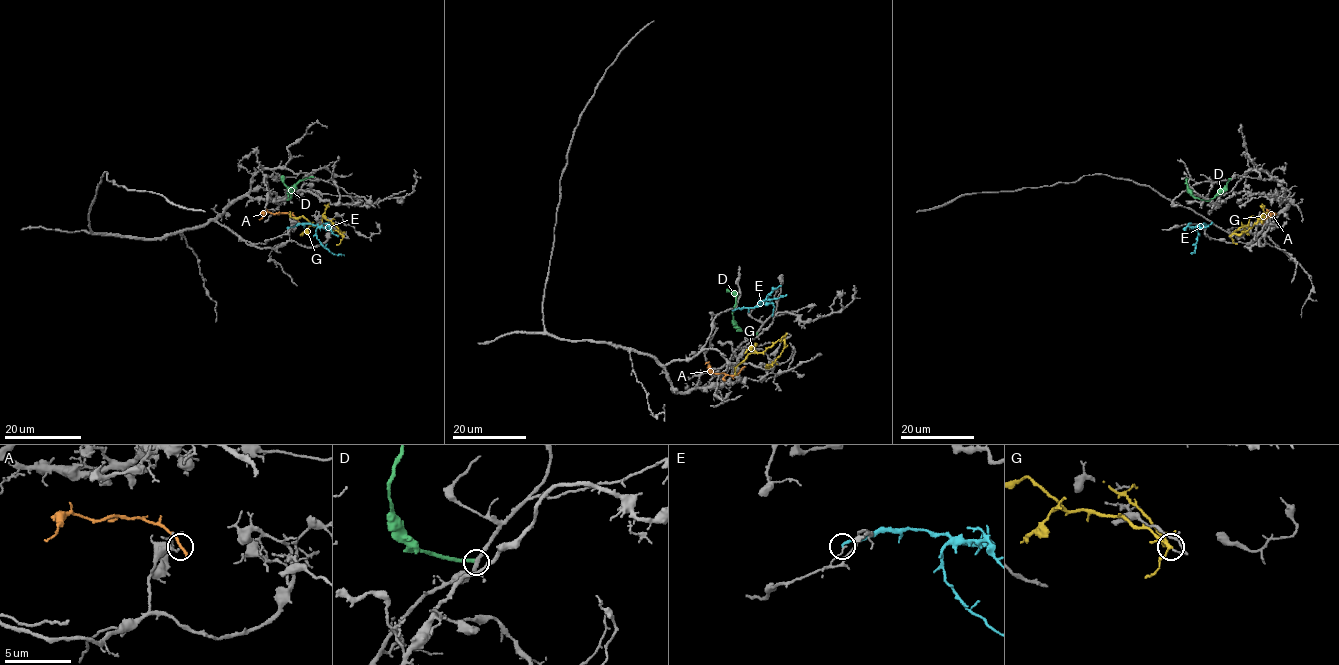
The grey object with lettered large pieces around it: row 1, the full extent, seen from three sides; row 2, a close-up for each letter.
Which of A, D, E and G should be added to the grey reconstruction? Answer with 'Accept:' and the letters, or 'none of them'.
Accept: none of them

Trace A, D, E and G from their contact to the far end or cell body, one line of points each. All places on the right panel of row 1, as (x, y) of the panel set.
A: (1264, 221), (1271, 214), (1259, 216), (1260, 219)
D: (1230, 179), (1209, 200), (1193, 195), (1186, 177)
E: (1206, 228), (1204, 224), (1198, 228), (1195, 252), (1190, 253)
G: (1230, 236), (1248, 226), (1252, 216), (1271, 215)

